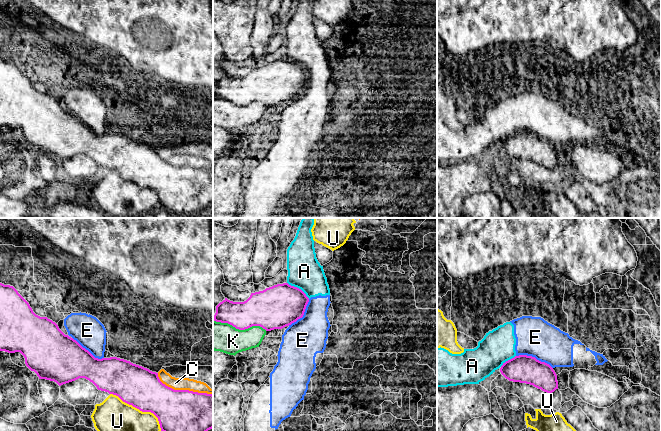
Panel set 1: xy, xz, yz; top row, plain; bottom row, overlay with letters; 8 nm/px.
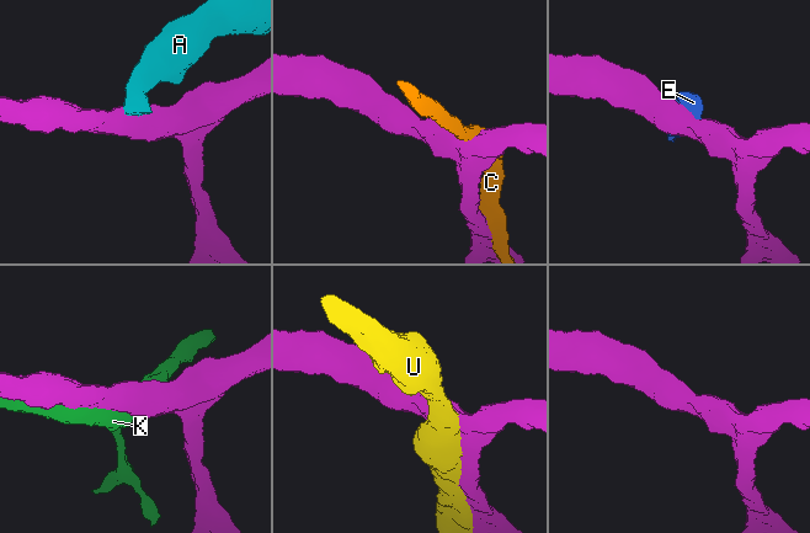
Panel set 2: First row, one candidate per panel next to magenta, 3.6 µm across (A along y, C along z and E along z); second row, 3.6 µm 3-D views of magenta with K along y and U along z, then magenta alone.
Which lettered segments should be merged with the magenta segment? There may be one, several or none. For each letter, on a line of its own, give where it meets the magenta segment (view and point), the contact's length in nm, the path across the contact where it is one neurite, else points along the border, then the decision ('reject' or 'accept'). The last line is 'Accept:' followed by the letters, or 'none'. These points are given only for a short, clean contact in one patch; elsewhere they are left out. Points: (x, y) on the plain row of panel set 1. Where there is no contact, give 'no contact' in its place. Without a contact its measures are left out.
A: xz (298, 64) | 220 nm | along xz (287, 58), (298, 63), (309, 74) | reject
C: xy (183, 166) | 480 nm | reject
E: yz (534, 133) | 320 nm | reject
K: xz (240, 105) | 440 nm | reject
U: xy (140, 186) | 500 nm | reject
Accept: none

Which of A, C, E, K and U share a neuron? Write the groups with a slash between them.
A E / C / K / U

